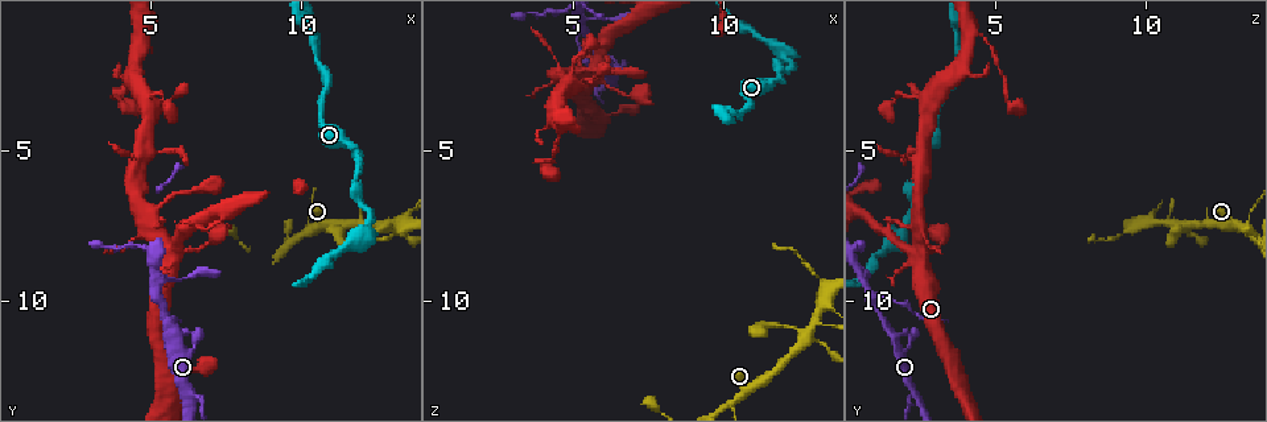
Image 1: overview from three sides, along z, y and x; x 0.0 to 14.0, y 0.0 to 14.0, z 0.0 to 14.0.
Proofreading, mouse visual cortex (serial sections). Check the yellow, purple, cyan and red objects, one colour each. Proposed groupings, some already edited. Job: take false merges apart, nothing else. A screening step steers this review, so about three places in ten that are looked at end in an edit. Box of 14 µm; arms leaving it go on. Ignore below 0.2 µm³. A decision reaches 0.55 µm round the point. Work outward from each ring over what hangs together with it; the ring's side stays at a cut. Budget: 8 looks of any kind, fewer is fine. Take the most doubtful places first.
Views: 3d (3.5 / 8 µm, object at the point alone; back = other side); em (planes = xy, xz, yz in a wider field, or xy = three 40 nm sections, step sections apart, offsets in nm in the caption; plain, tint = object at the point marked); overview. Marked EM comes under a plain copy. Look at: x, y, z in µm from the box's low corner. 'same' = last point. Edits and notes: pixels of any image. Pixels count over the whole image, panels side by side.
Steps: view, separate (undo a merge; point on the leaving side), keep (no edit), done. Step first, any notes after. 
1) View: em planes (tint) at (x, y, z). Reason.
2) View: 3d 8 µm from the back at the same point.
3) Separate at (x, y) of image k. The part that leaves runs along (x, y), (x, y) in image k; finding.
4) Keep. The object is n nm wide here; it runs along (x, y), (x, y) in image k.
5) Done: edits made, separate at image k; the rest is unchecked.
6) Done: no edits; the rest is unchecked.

View: 3d 3.5 µm at (6.4, 13.1, 2.3). Three-way junction.

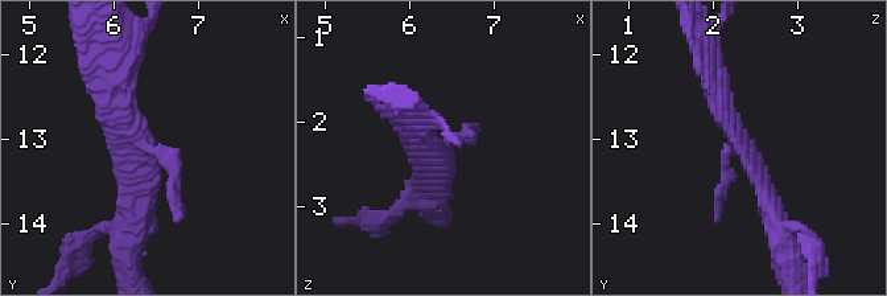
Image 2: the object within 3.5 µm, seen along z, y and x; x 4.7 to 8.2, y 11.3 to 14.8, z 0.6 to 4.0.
View: em xy step 1 (tint) at (6.35, 13.10, 2.35). 3 arms meet here; the arms are 150, 250, 300 nm wide.

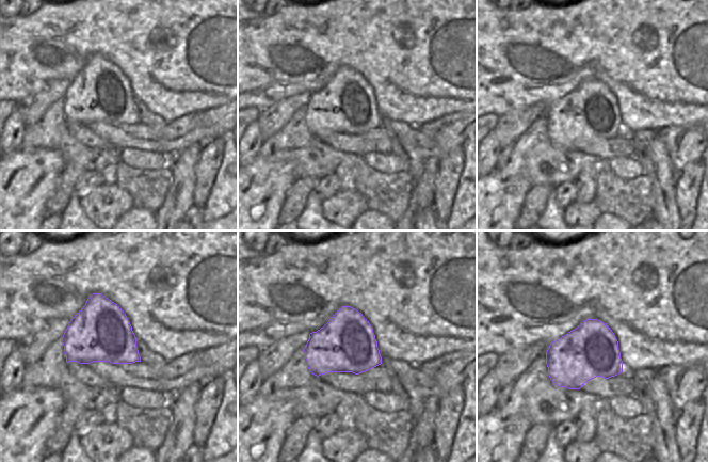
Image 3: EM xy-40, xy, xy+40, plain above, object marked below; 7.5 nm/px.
Keep. It runs along (712, 69), (776, 220) in image 2; one cell here.

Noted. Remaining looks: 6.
View: 3d 8 µm from the back at (12.8, 7.4, 11.4). Thick turns thin.

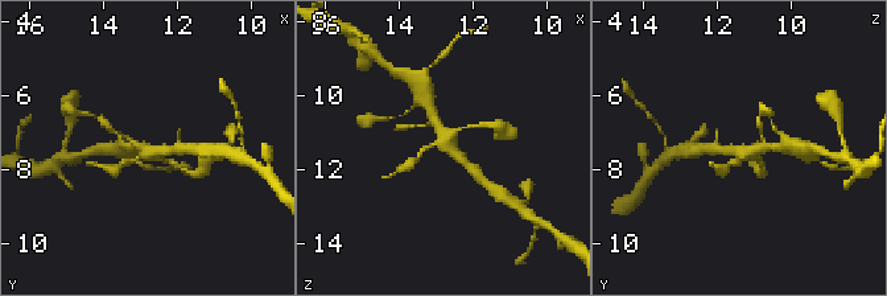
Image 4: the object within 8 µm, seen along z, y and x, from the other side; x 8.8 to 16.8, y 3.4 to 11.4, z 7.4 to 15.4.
View: 3d 3.5 µm at (12.7, 7.6, 11.4).

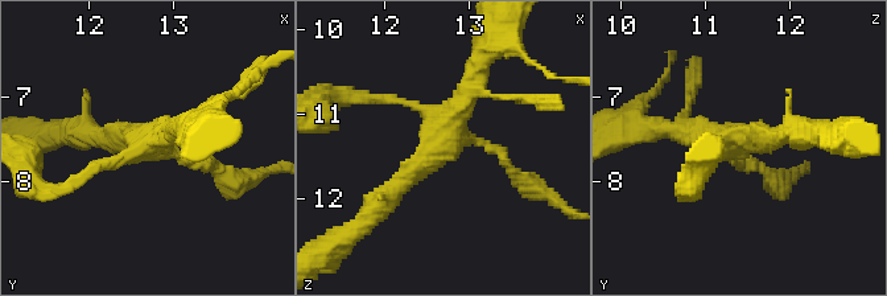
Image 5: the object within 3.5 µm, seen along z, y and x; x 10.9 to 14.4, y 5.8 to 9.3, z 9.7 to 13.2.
View: em xy step 3 (tint) at (12.75, 7.50, 11.30).

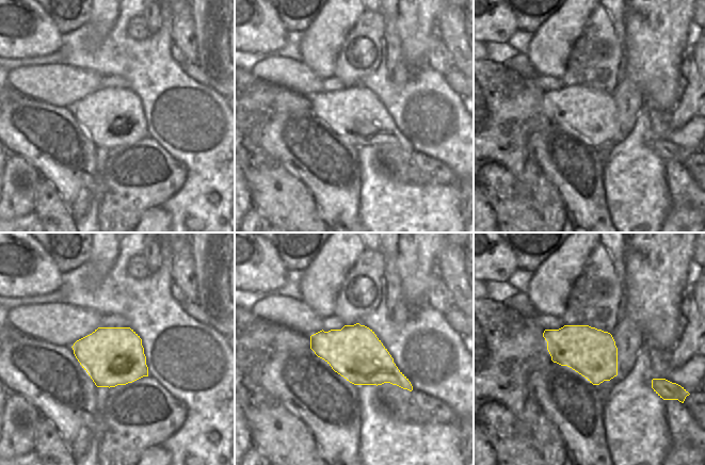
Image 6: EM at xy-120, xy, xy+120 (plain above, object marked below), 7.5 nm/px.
Keep. One cell here.

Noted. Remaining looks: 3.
View: 3d 3.5 µm at (6.3, 11.0, 2.1). Touches itself.

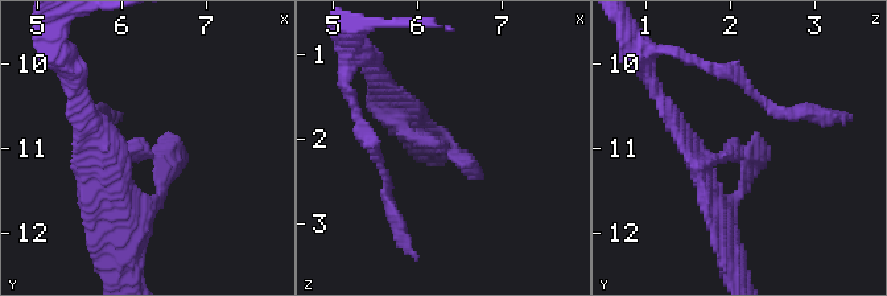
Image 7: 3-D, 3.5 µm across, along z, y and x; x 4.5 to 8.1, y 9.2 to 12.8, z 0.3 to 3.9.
View: em xy step 1 (tint) at (6.40, 11.10, 2.15). Need the tissue.

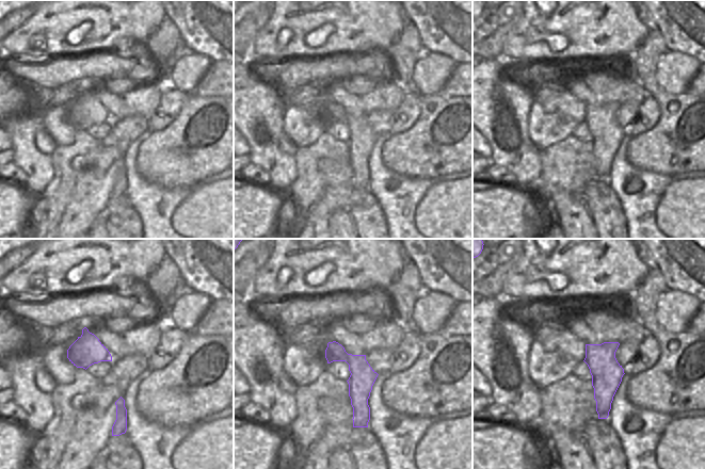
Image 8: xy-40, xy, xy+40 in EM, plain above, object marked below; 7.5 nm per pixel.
Keep. The object is 190 nm wide here; it runs along (331, 344), (359, 370), (365, 424) in image 8; continuous, no second cell.

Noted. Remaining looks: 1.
Done: no edits; the rest is unchecked.

